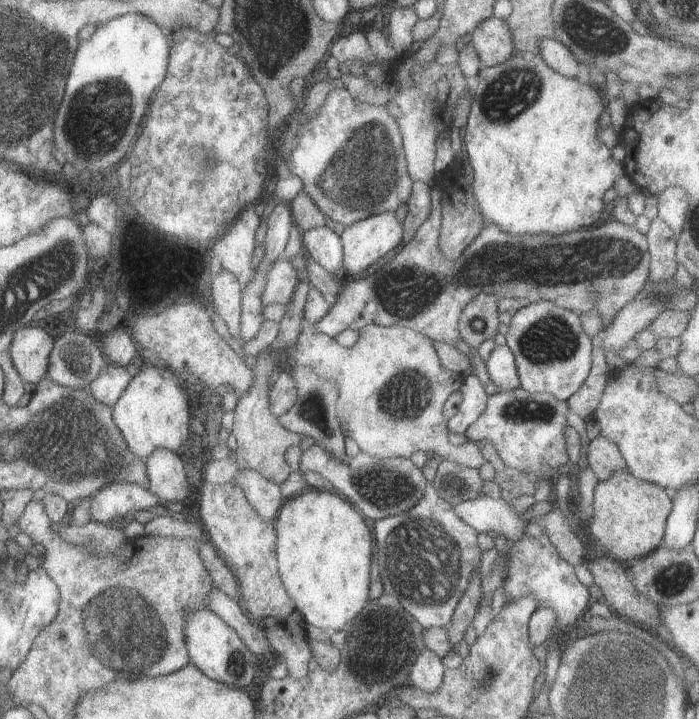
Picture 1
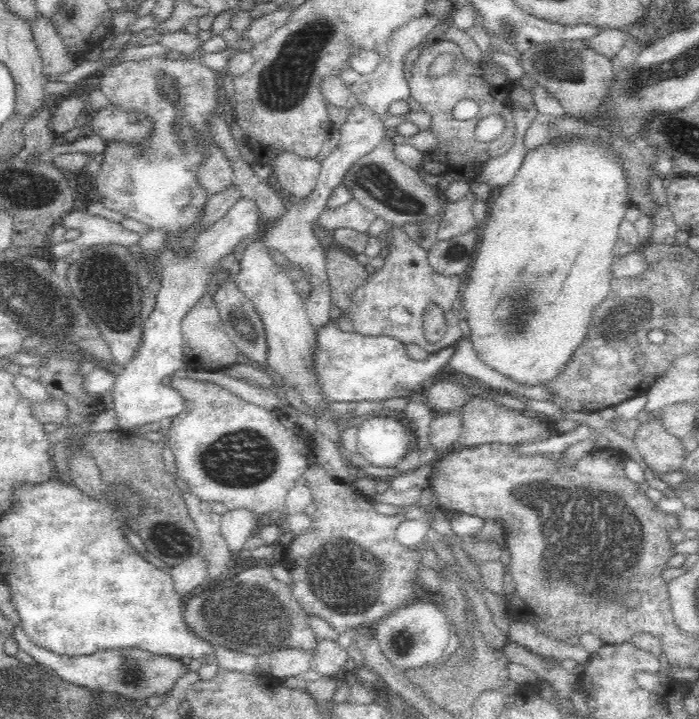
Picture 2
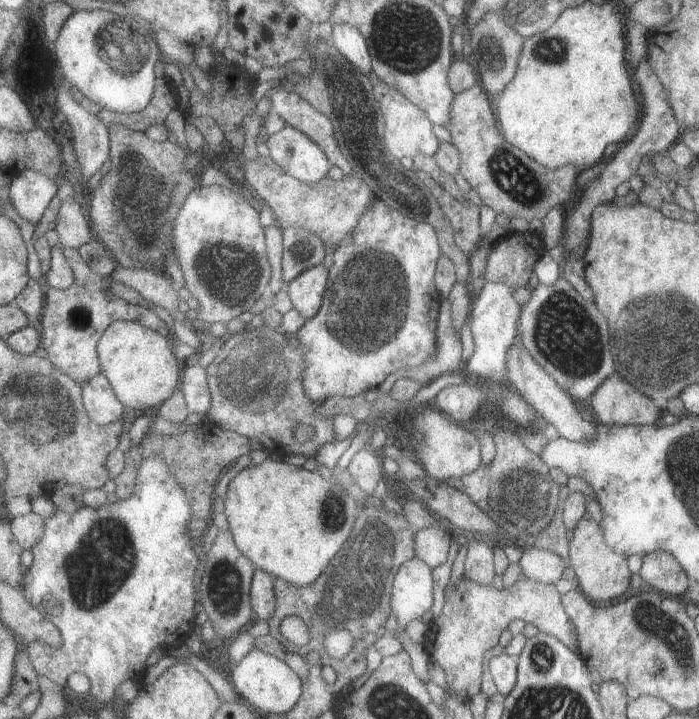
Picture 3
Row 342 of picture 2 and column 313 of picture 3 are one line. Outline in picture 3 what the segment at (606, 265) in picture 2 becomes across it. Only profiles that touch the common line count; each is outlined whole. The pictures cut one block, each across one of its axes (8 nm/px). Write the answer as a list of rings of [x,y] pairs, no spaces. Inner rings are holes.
[[[265,460],[259,466],[243,470],[231,482],[225,498],[225,514],[239,552],[243,552],[259,570],[269,572],[273,578],[283,578],[299,588],[317,582],[323,572],[327,572],[325,568],[333,564],[331,560],[349,538],[355,518],[359,518],[365,508],[367,504],[357,502],[351,486],[325,480],[319,472],[309,472],[279,460]]]

